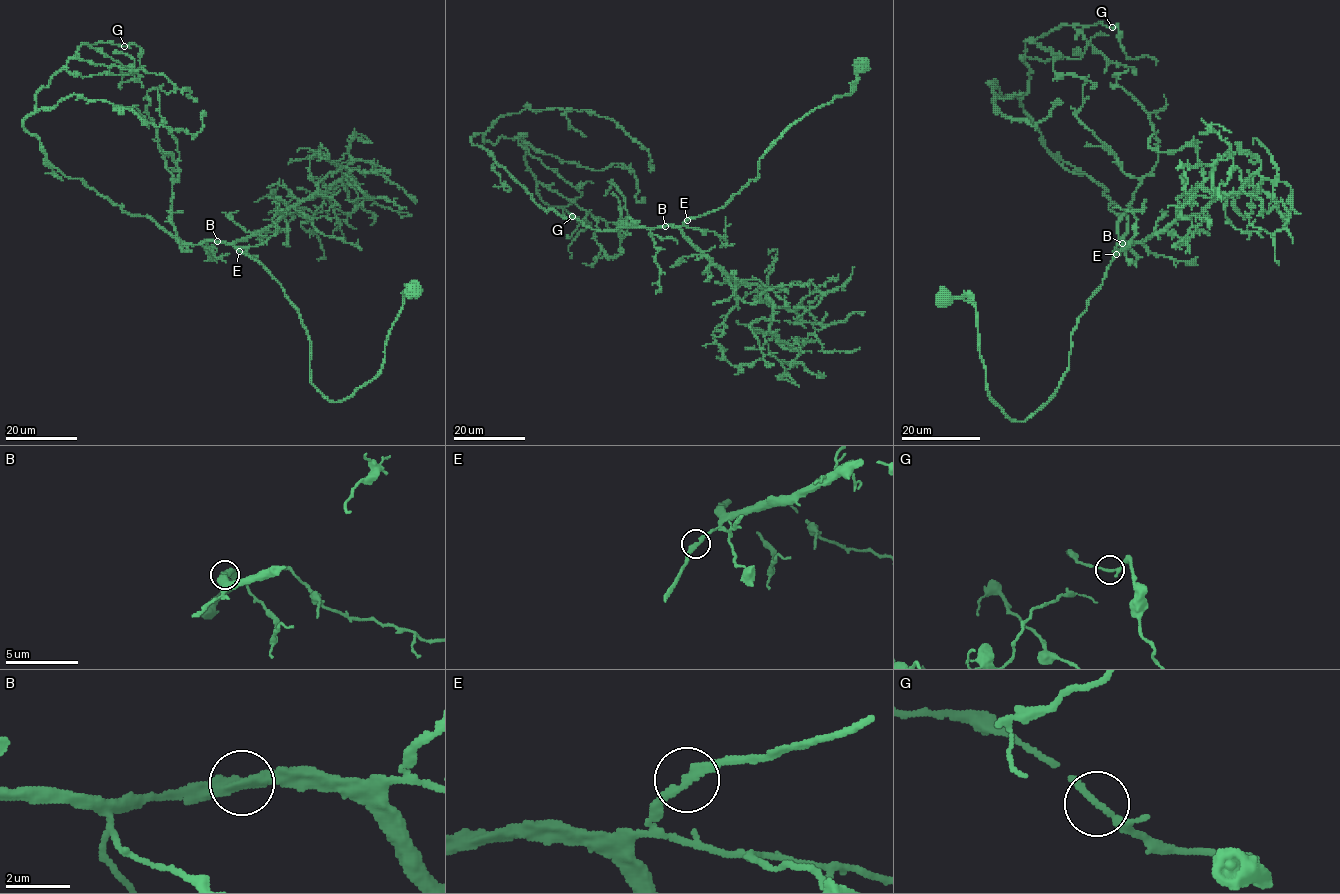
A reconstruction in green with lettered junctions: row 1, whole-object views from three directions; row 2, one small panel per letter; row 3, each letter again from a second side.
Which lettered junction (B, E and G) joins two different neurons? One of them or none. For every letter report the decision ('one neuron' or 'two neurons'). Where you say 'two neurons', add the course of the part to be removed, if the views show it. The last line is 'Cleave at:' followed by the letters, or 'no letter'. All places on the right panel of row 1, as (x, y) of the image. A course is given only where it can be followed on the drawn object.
B: one neuron
E: one neuron
G: one neuron
Cleave at: no letter

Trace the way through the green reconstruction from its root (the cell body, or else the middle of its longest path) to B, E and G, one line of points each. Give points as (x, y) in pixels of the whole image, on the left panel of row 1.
B: (413, 291), (402, 293), (382, 368), (330, 401), (311, 382), (307, 330), (280, 284), (217, 241)
E: (413, 291), (402, 293), (382, 368), (330, 401), (311, 382), (297, 308), (238, 250)
G: (413, 291), (382, 368), (330, 401), (297, 309), (262, 265), (129, 215), (24, 129), (82, 44), (124, 46)

